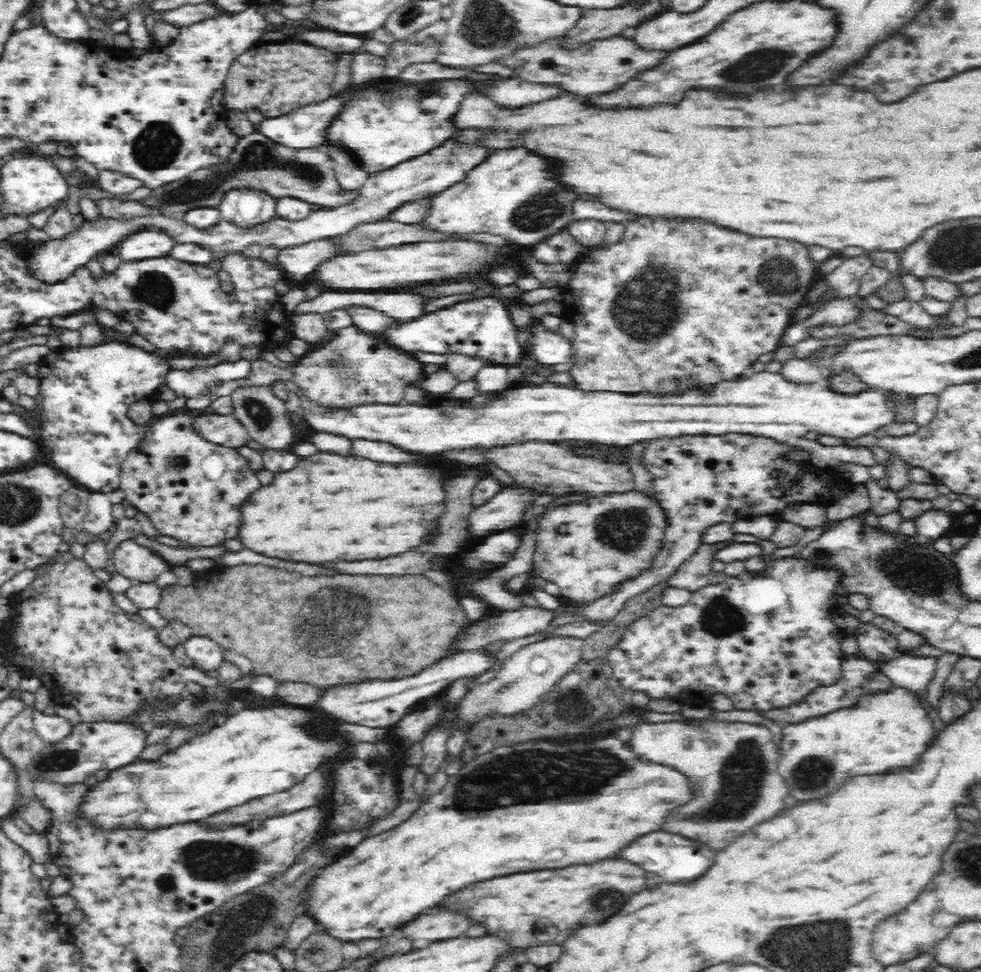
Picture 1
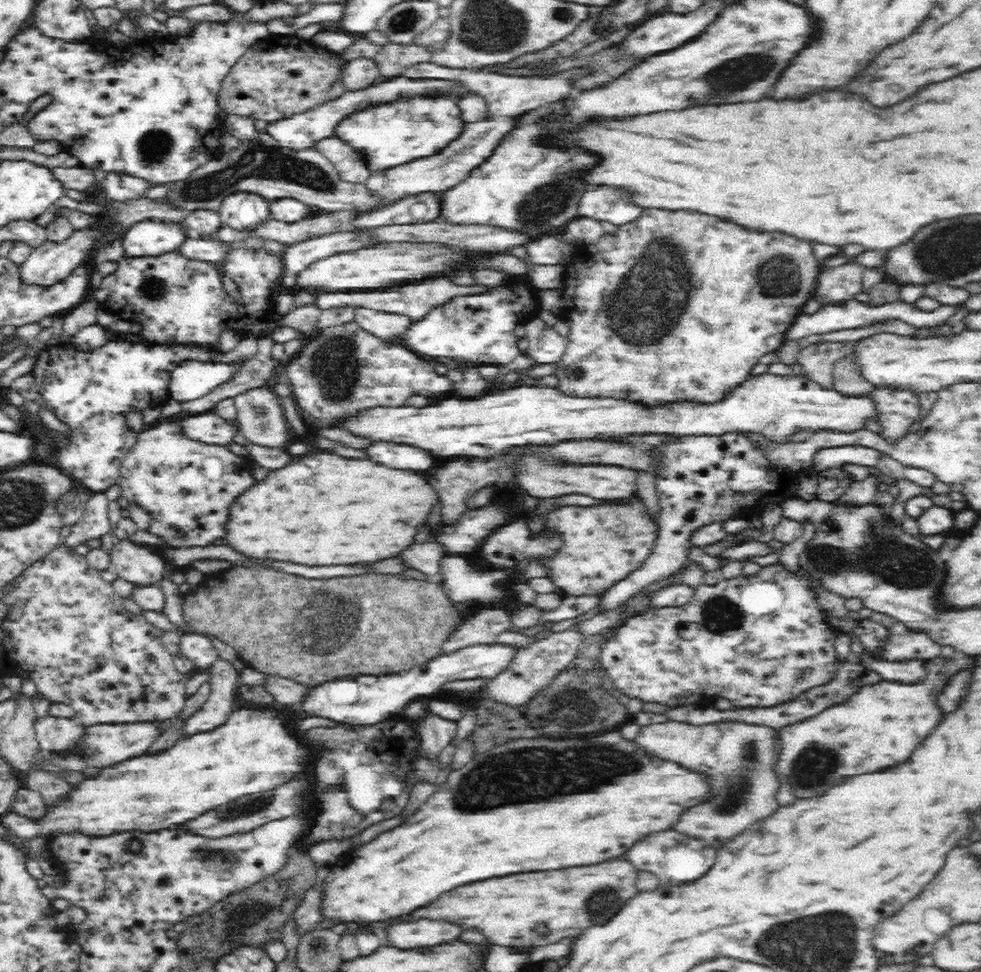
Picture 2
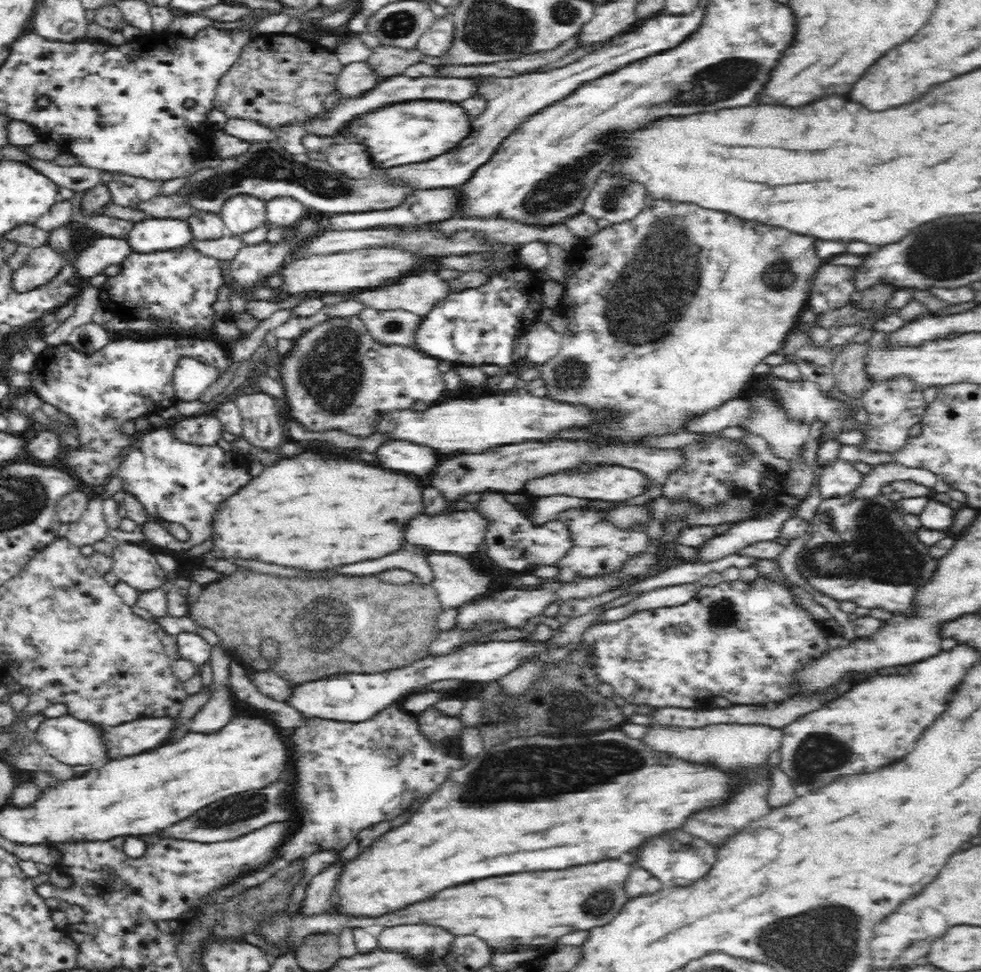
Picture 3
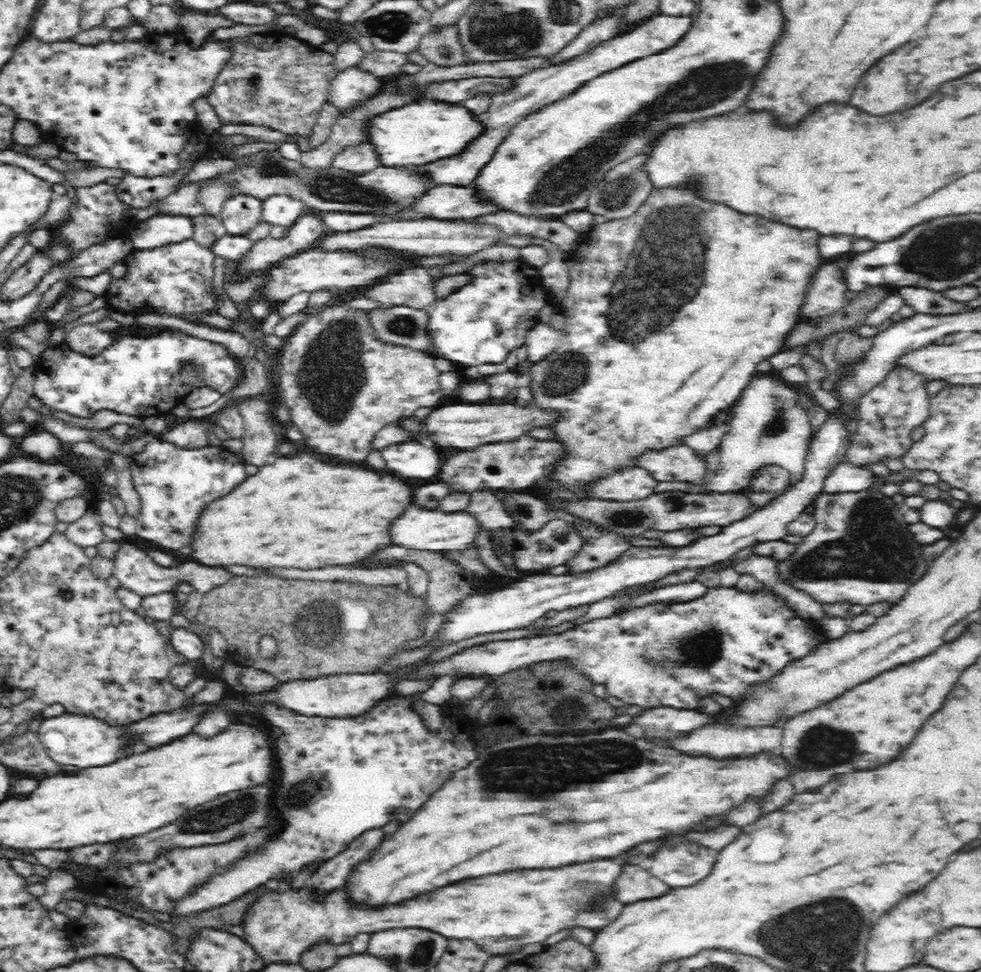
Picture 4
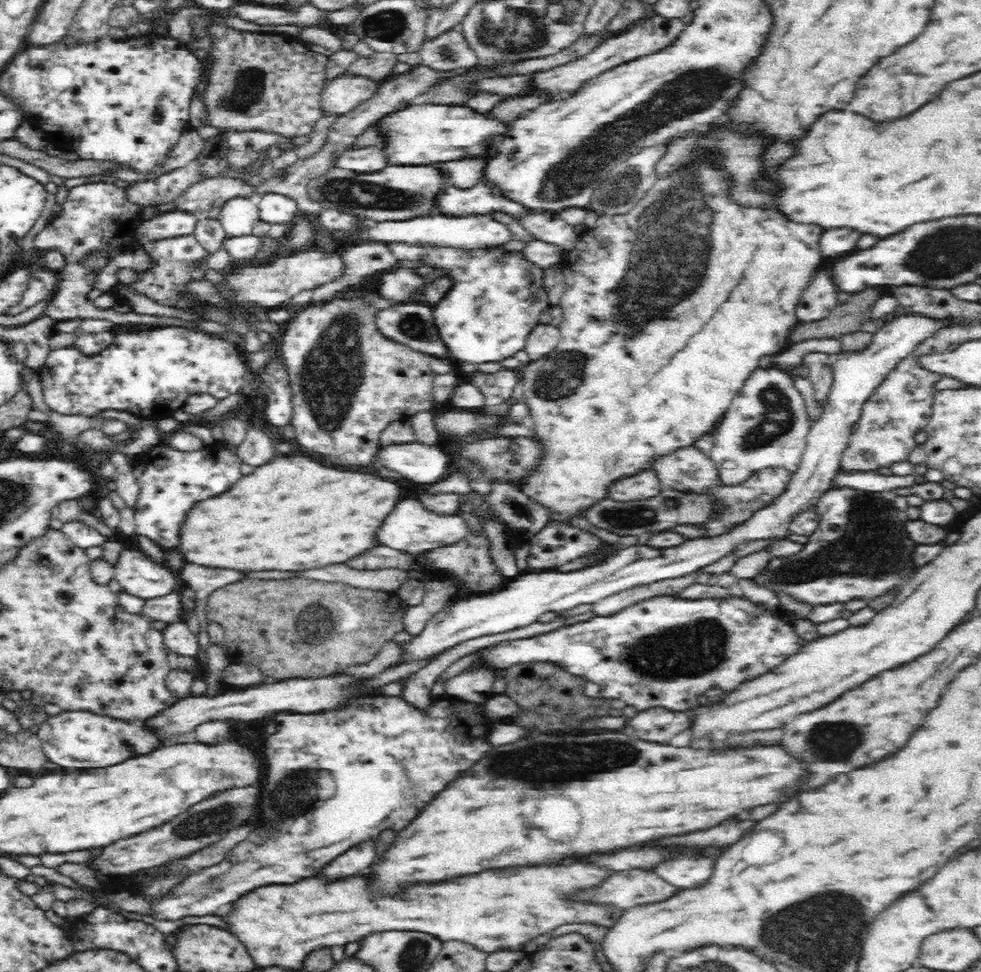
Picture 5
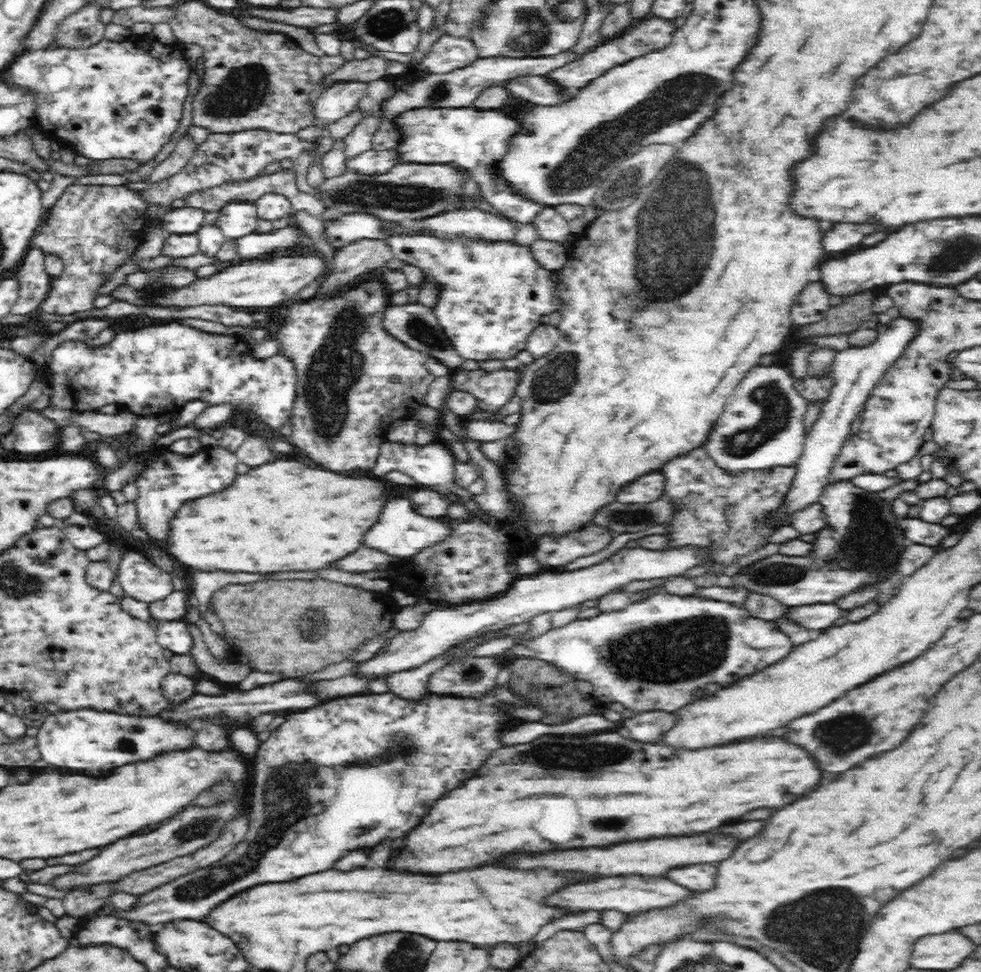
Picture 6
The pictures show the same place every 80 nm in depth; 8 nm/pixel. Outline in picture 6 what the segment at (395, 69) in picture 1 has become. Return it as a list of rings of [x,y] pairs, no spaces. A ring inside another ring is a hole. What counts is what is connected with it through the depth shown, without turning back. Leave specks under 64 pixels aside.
[[[369,56],[363,60],[354,59],[349,61],[334,74],[323,79],[325,86],[330,86],[336,81],[364,81],[382,80],[386,76],[386,68],[390,64],[388,58],[382,56]]]

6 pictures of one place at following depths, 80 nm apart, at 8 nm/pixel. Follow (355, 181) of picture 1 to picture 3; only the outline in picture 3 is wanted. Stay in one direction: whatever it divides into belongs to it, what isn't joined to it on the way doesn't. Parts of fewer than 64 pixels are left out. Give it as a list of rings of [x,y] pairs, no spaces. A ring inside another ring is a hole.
[[[340,135],[306,136],[302,141],[307,151],[323,154],[330,165],[346,178],[354,180],[368,178],[375,169],[369,153],[365,152],[365,146],[344,139]]]

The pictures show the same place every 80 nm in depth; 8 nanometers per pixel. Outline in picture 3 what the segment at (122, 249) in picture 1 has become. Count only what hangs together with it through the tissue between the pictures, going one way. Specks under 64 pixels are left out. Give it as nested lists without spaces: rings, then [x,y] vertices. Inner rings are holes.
[[[145,219],[134,224],[125,241],[131,252],[152,254],[187,246],[193,240],[187,221]]]

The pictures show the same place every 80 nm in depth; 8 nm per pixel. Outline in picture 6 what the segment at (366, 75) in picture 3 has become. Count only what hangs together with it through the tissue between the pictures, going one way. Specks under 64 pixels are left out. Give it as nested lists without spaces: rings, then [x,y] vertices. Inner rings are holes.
[[[336,81],[317,97],[314,102],[316,122],[297,134],[300,140],[316,142],[326,126],[350,114],[358,102],[368,94],[368,83],[364,81]]]

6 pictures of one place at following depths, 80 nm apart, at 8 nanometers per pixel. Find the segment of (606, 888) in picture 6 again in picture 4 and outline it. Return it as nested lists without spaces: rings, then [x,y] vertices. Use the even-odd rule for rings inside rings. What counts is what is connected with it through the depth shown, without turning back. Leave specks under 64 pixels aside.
[[[624,866],[624,876],[616,888],[618,888],[618,898],[624,902],[660,896],[664,894],[664,890],[668,890],[664,882],[660,882],[640,866]]]

